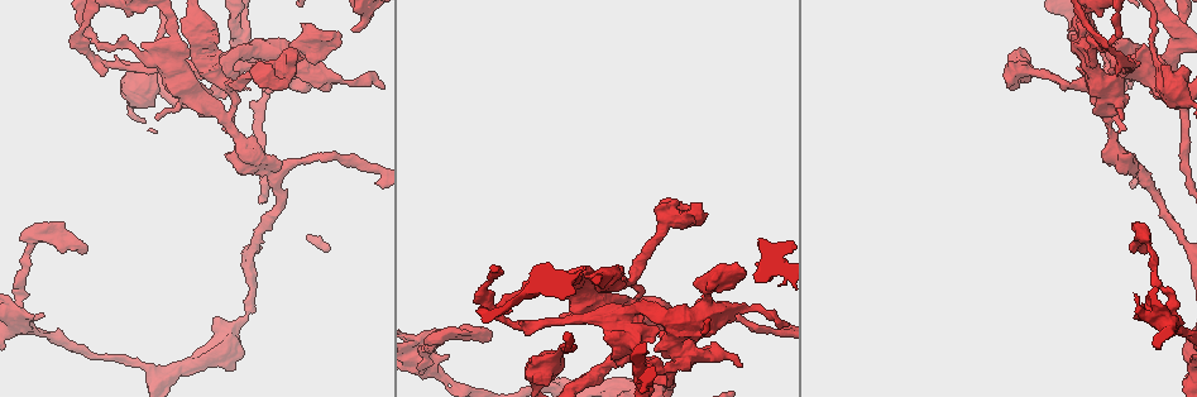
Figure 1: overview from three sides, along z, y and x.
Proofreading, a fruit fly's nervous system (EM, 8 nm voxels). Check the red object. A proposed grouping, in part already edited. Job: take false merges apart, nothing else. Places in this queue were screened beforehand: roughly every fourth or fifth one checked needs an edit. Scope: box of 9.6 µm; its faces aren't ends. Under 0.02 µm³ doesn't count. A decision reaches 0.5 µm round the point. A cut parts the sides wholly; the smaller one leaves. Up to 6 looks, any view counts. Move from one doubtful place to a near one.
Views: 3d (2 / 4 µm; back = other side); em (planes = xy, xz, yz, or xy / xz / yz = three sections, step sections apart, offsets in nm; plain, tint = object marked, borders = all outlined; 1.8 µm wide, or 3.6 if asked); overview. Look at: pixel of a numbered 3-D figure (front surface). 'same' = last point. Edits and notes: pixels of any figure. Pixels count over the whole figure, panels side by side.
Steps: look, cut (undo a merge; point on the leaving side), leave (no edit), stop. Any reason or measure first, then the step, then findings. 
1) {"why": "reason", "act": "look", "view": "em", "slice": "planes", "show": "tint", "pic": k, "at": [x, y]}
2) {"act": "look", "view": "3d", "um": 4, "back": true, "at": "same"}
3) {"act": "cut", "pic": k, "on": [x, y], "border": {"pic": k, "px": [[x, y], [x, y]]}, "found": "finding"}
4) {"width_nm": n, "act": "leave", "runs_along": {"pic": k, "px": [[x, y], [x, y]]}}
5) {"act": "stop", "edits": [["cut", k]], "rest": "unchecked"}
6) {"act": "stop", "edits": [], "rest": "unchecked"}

{"why": "arms run side by side", "act": "look", "view": "em", "slice": "planes", "show": "tint", "pic": 1, "at": [19, 318]}

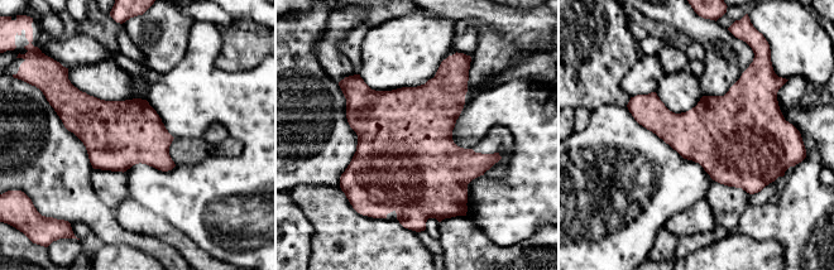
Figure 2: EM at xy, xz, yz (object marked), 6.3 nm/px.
{"width_nm": 440, "act": "leave", "found": "continuous, no second cell"}

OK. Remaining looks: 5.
{"why": "two arms at a narrow angle", "act": "look", "view": "3d", "um": 4, "pic": 1, "at": [677, 346]}

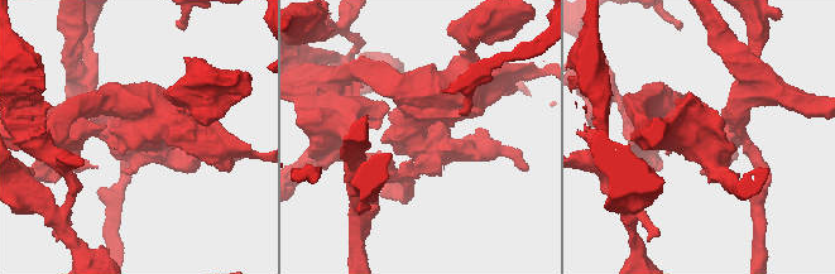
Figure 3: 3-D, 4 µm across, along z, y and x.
{"why": "need the tissue", "act": "look", "view": "em", "um": 3.6, "slice": "xy", "step": 16, "show": "tint", "pic": 3, "at": [417, 129]}

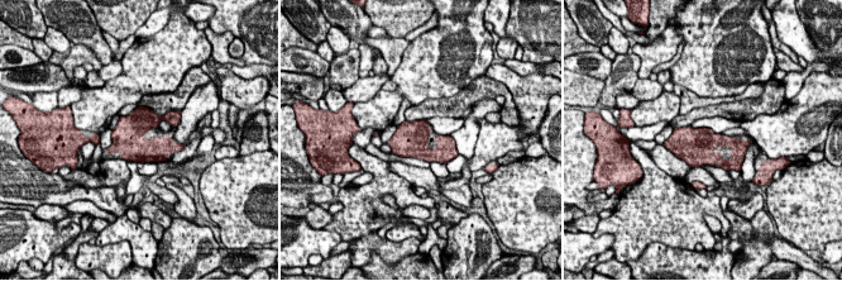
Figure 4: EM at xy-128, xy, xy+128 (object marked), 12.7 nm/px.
{"act": "look", "view": "em", "um": 3.6, "slice": "planes", "show": "tint", "at": "same"}

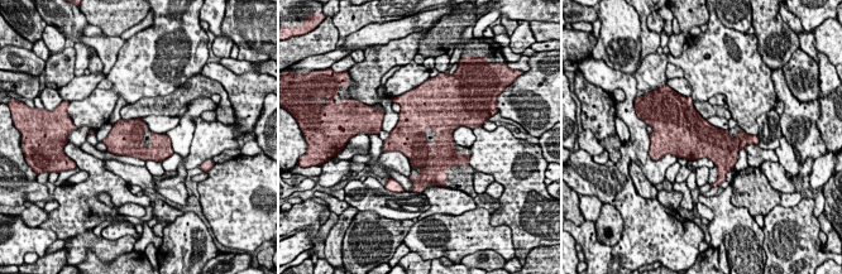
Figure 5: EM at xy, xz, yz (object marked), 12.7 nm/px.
{"act": "leave", "found": "all the same cell"}

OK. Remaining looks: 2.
{"why": "thick turns thin", "act": "look", "view": "em", "um": 3.6, "slice": "planes", "show": "tint", "pic": 1, "at": [583, 303]}

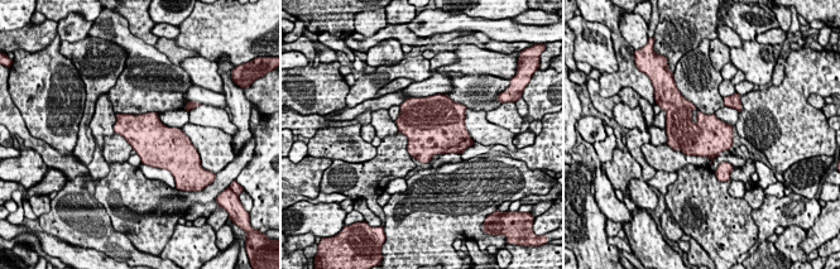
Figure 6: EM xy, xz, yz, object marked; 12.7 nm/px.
{"width_nm": 500, "act": "leave", "found": "continuous, no second cell"}

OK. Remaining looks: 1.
{"act": "stop", "edits": [], "rest": "unchecked"}

